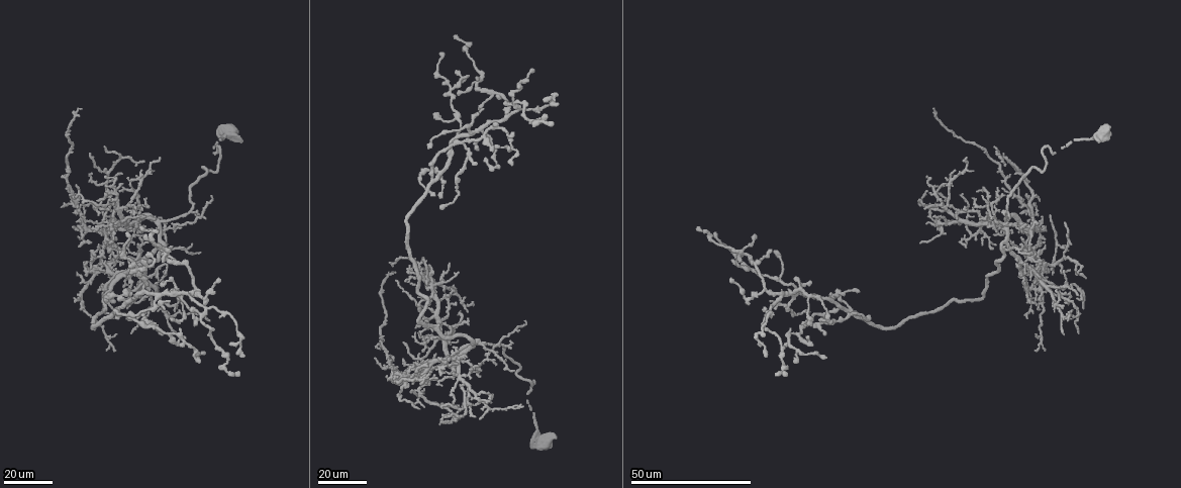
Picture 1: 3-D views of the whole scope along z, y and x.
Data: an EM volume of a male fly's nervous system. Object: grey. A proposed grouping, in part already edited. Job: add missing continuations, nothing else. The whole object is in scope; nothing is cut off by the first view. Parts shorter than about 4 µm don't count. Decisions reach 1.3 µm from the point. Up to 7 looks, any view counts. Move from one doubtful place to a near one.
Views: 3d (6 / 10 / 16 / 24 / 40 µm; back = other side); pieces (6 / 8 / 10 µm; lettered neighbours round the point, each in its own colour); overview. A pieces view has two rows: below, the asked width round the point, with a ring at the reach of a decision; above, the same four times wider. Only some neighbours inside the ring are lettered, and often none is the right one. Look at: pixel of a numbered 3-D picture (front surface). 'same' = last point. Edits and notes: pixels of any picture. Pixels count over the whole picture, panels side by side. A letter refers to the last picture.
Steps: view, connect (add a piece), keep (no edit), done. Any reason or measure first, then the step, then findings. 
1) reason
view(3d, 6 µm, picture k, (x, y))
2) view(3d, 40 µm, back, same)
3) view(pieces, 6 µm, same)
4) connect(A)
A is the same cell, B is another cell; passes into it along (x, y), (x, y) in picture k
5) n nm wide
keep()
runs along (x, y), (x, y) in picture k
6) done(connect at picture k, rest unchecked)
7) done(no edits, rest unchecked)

free end
view(3d, 24 µm, picture 1, (450, 264))

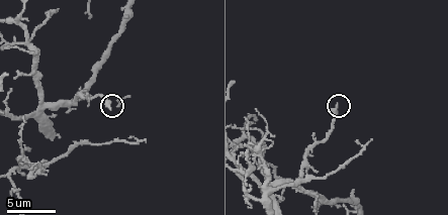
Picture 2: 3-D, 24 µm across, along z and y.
what lies round it
view(pieces, 8 µm, picture 2, (109, 108))

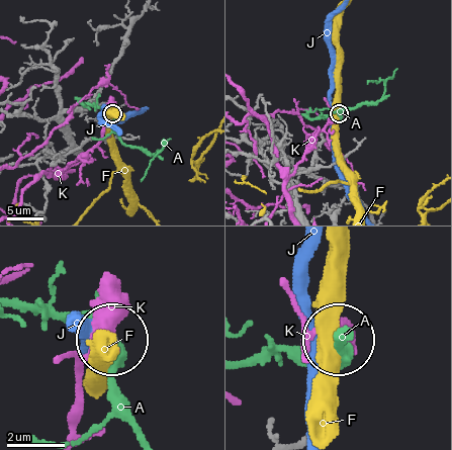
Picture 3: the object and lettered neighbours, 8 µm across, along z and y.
keep()
A, F, J and K are other cells; none of them fits

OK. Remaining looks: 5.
long arm stops here
view(3d, 24 µm, picture 1, (441, 402))

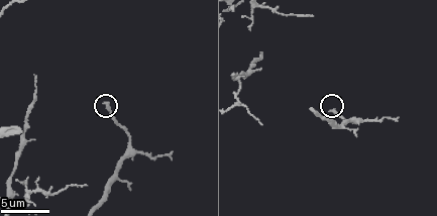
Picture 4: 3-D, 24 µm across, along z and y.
see the neighbours
view(pieces, 10 µm, picture 4, (106, 101))

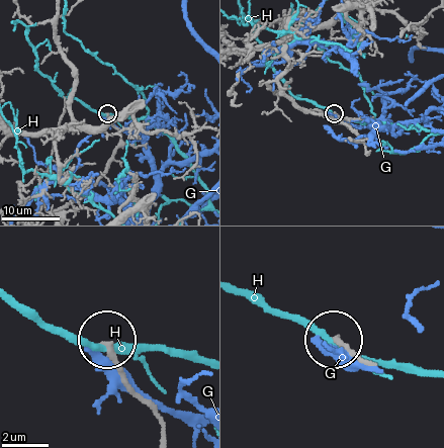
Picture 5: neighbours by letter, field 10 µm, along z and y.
240 nm wide
keep()
G and H are other cells; runs along (161, 436), (159, 419), (129, 383), (110, 345) in picture 5; no lettered piece goes on from it

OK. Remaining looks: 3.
branch stops here
view(3d, 16 µm, picture 1, (1039, 202))

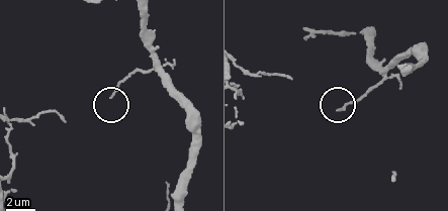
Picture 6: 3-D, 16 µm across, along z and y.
view(pieces, 8 µm, picture 6, (339, 109))

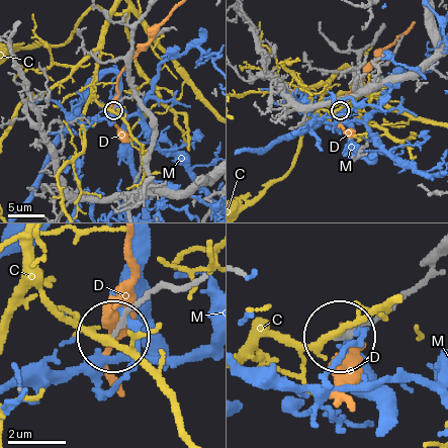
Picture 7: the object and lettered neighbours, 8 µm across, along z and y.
150 nm wide
keep()
C, D and M are other cells; runs along (184, 284), (148, 296), (114, 338) in picture 7; none of them fits

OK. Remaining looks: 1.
done(no edits, rest unchecked)

